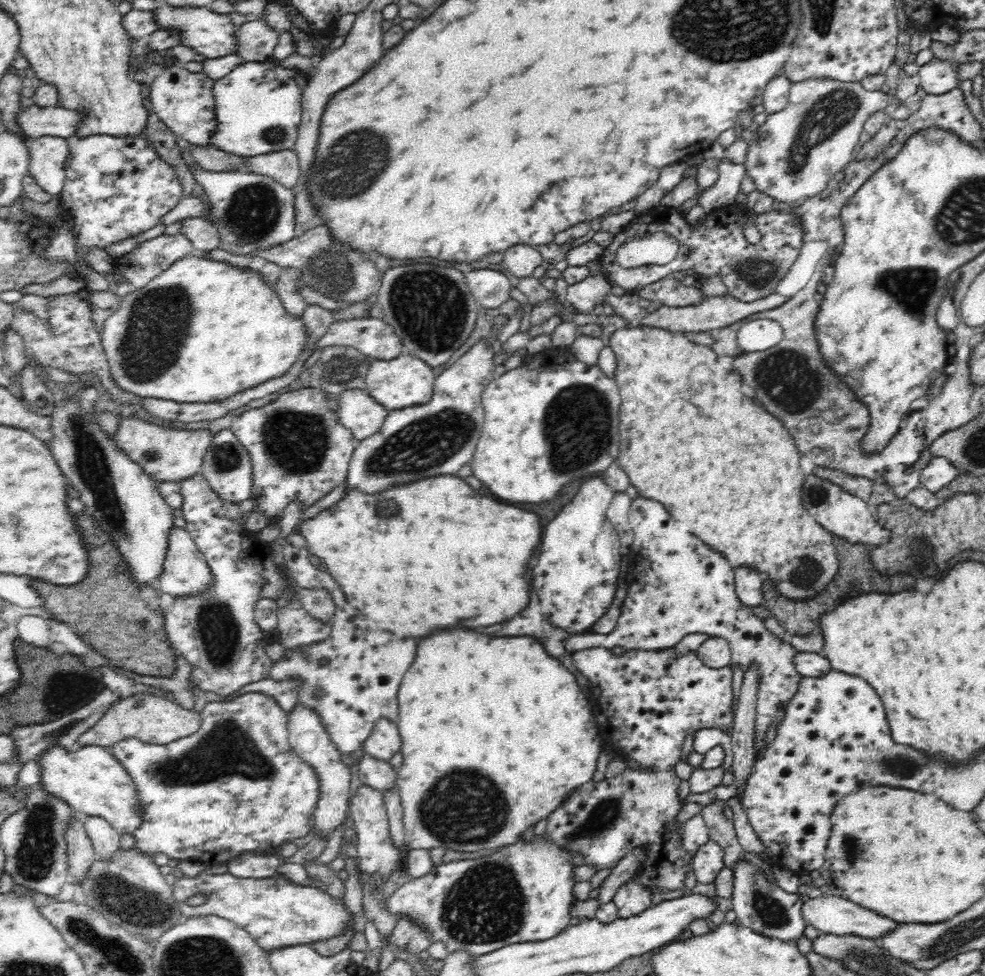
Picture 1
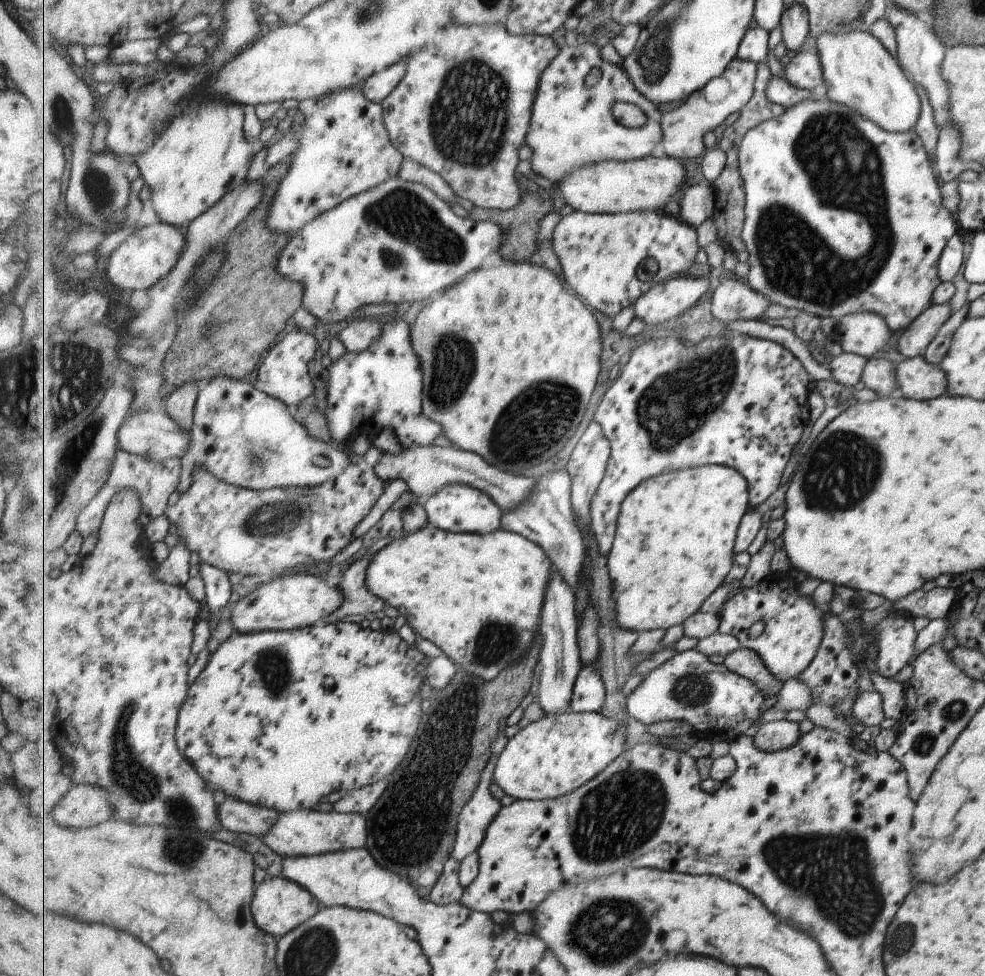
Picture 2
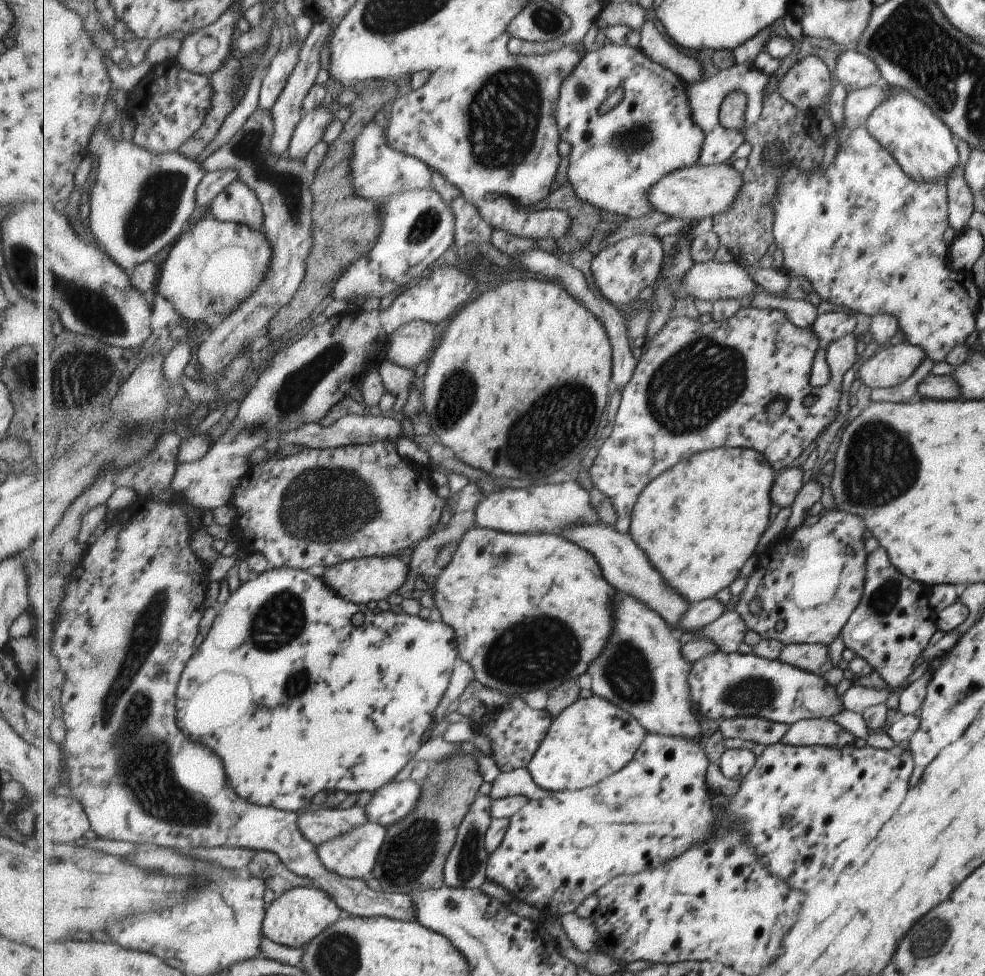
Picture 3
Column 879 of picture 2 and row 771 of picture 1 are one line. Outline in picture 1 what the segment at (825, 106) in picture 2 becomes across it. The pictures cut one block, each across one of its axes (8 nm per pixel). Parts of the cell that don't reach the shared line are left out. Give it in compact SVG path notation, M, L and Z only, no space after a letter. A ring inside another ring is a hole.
M260 692L237 693L230 702L211 702L204 706L199 712L201 723L199 729L184 738L178 738L172 742L158 745L157 743L144 743L138 738L128 738L114 744L110 750L118 761L127 769L135 788L138 790L143 811L145 814L142 826L139 830L134 830L133 836L140 852L146 854L166 854L170 859L192 860L203 863L207 866L216 865L216 862L225 864L234 859L240 853L270 853L273 854L282 843L292 839L306 836L312 831L314 824L313 813L316 811L318 800L320 799L319 776L314 767L306 764L292 749L289 743L288 715L276 700L267 694Z

